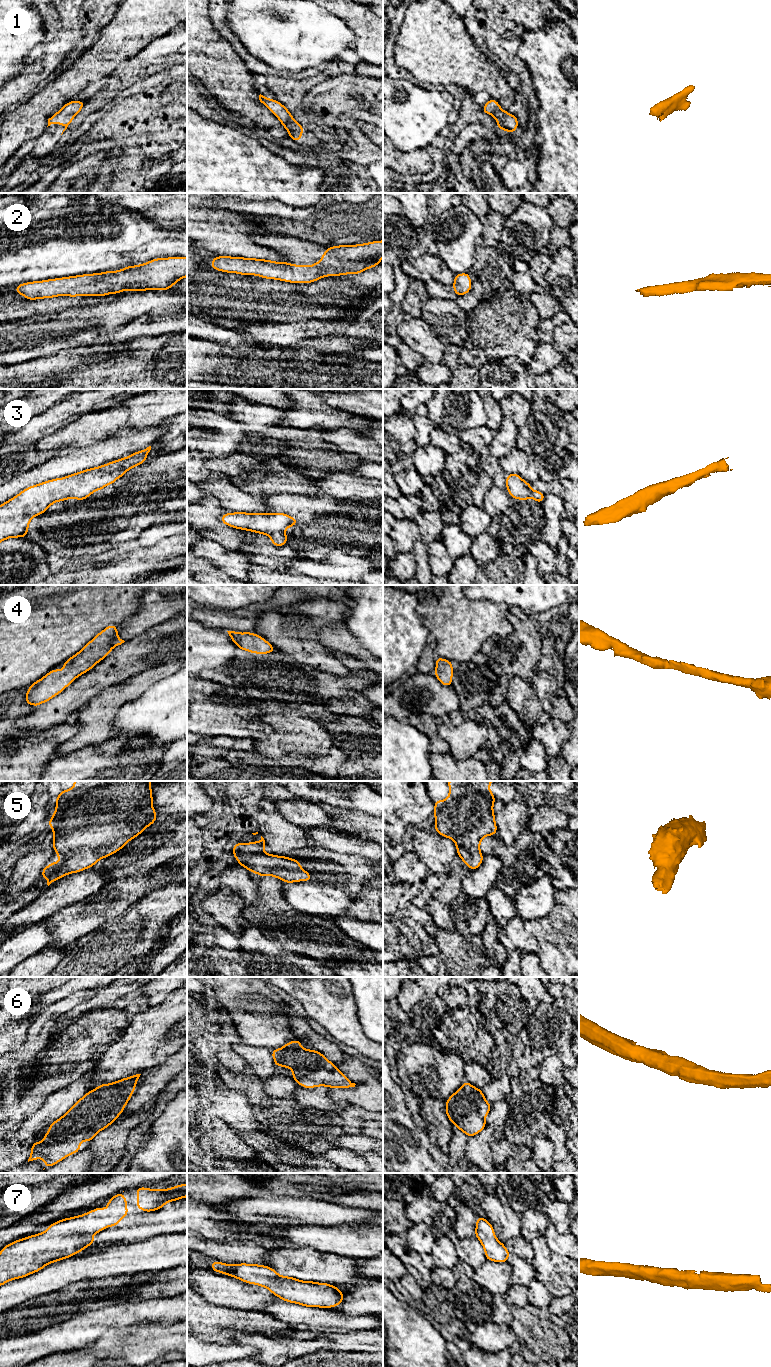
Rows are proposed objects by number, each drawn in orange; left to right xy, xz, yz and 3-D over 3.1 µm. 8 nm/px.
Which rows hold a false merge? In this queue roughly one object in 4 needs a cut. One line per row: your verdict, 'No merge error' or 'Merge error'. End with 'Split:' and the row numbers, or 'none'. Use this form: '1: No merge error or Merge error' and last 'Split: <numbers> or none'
1: No merge error
2: No merge error
3: No merge error
4: No merge error
5: No merge error
6: No merge error
7: No merge error
Split: none

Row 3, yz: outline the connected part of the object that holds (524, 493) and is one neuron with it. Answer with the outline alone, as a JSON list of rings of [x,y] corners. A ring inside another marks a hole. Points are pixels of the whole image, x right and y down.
[[[517,473],[506,475],[506,489],[512,498],[518,500],[527,500],[533,498],[538,503],[542,503],[545,495],[544,493],[531,489],[531,484],[525,482]]]

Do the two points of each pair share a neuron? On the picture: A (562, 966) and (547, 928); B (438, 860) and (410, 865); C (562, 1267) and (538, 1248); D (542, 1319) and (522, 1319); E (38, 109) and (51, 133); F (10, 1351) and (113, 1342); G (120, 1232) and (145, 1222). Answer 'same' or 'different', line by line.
A: same
B: different
C: same
D: same
E: different
F: different
G: same

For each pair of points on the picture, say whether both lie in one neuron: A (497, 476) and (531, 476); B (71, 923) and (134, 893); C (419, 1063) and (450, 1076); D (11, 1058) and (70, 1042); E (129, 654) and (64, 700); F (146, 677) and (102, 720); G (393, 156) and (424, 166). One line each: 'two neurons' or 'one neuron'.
A: two neurons
B: one neuron
C: one neuron
D: one neuron
E: one neuron
F: one neuron
G: one neuron

